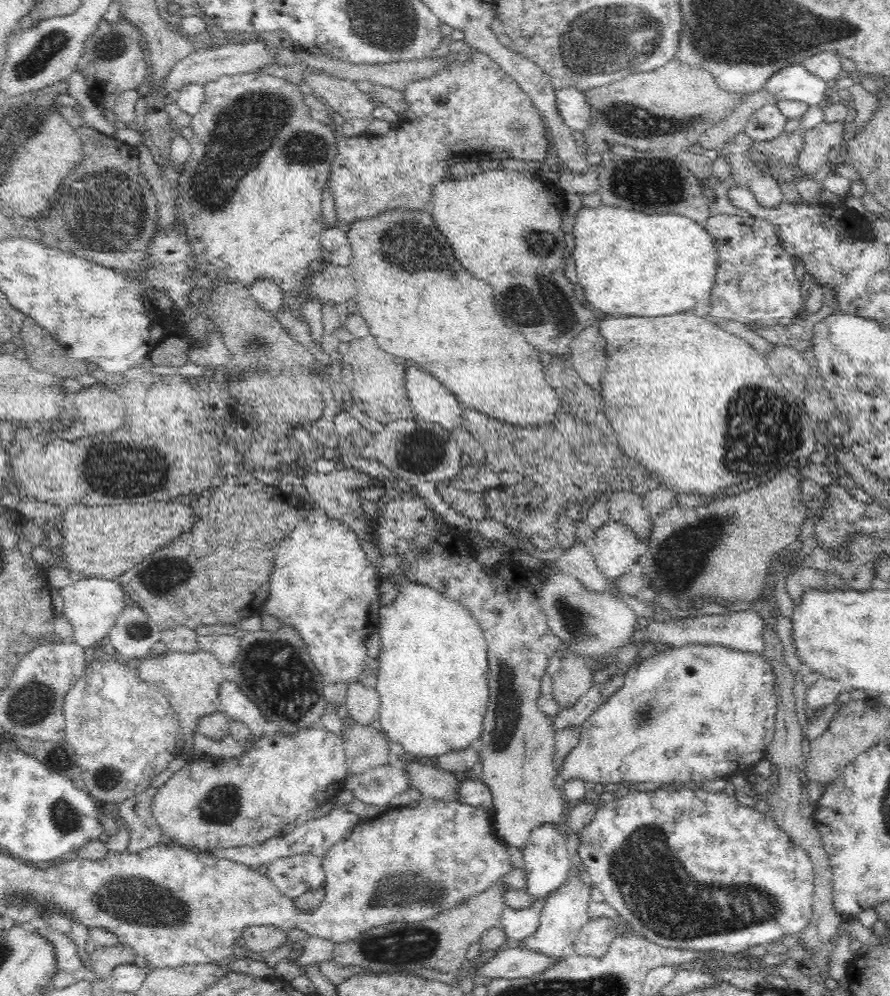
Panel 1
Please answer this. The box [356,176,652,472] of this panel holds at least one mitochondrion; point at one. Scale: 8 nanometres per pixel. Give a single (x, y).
(407, 247)

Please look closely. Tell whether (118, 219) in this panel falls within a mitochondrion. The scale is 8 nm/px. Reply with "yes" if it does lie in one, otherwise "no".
yes

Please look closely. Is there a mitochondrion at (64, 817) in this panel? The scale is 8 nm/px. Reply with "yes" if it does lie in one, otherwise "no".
yes

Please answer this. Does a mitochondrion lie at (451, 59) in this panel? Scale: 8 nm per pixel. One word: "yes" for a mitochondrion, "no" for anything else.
no

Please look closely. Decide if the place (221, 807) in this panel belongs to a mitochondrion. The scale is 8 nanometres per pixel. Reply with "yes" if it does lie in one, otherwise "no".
yes

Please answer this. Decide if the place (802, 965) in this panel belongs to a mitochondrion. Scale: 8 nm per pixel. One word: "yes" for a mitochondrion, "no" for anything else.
no

